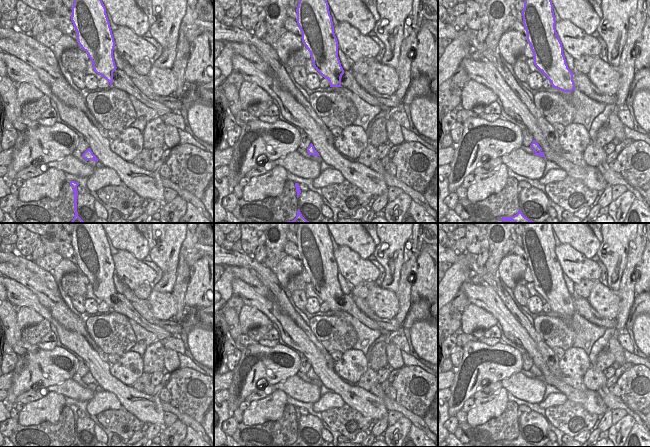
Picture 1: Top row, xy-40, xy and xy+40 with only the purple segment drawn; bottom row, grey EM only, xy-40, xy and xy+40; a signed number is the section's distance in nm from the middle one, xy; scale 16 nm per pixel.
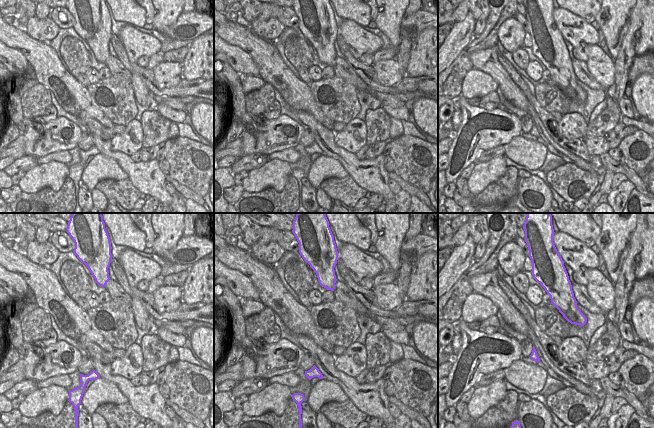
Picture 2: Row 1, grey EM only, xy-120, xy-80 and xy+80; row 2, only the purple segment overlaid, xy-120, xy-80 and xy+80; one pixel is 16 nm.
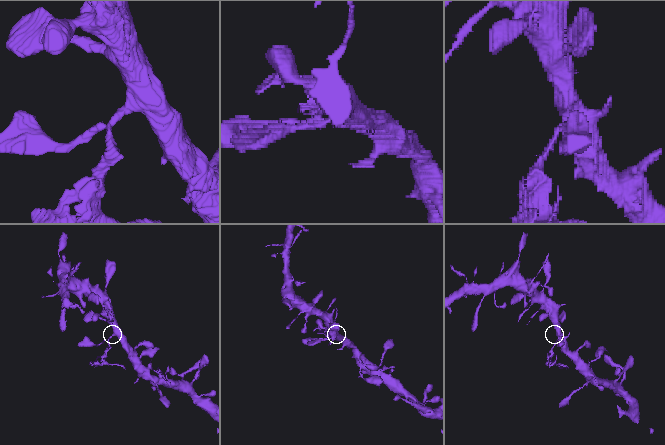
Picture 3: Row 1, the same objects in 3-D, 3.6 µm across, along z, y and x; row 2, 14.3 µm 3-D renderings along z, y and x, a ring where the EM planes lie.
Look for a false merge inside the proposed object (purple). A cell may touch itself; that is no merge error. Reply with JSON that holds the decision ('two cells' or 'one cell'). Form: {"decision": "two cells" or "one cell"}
{"decision": "two cells"}

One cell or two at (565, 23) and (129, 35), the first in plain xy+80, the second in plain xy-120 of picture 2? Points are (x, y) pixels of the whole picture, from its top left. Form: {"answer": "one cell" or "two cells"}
{"answer": "one cell"}

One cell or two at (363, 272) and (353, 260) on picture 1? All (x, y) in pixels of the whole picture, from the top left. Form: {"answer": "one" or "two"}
{"answer": "one"}

